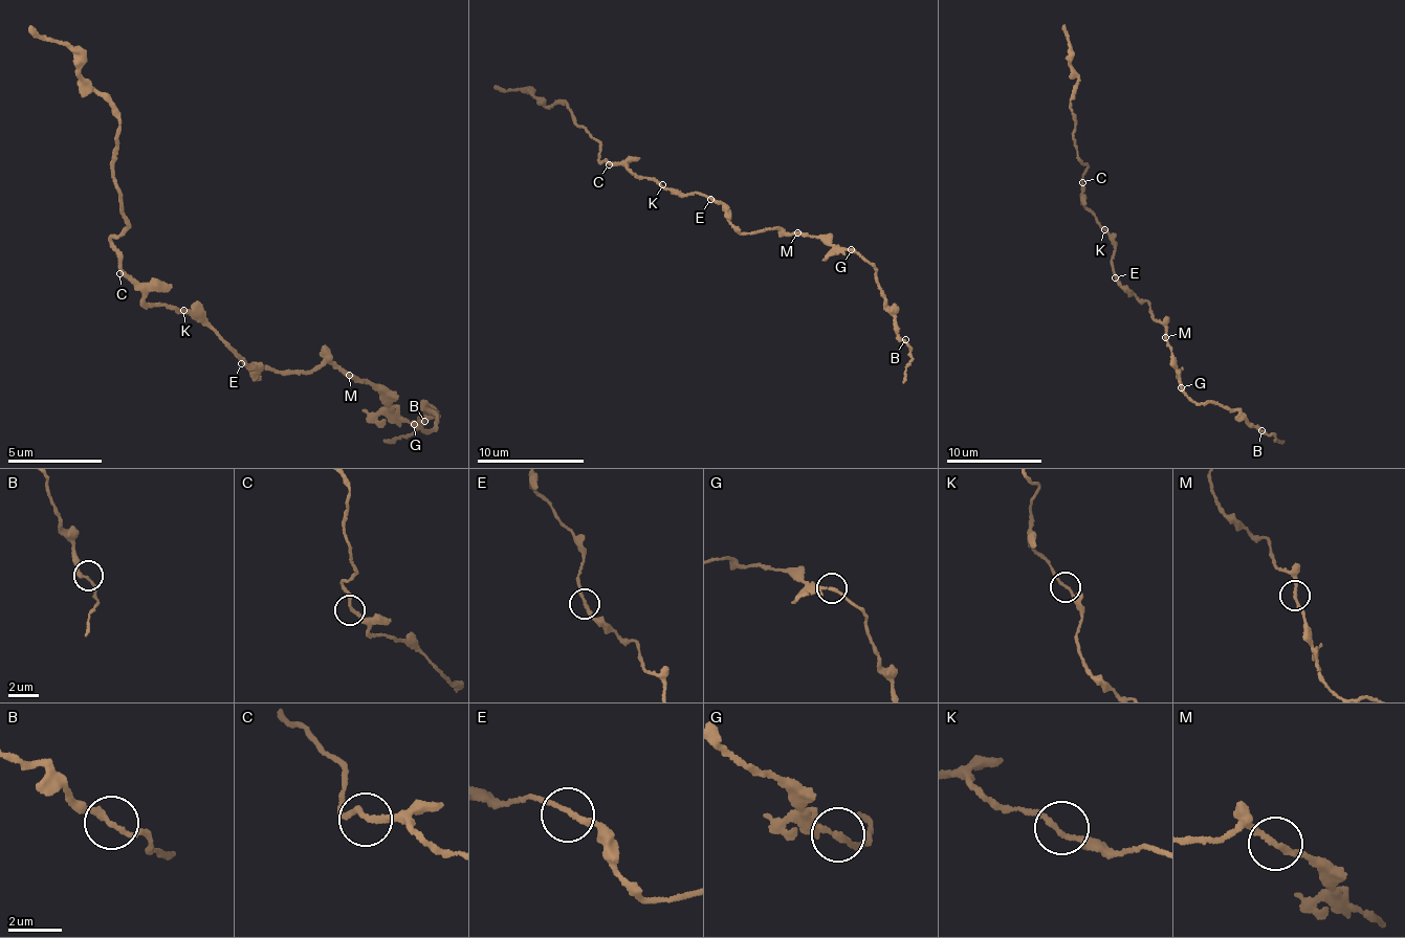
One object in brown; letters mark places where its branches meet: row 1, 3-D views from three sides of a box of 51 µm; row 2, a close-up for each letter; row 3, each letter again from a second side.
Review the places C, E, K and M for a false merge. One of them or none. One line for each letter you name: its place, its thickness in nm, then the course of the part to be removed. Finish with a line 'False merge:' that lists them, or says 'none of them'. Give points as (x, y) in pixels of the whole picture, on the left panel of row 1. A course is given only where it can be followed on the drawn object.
M: (349, 375) | 200 nm | (349, 375), (418, 427), (435, 424), (427, 407), (423, 406), (419, 423), (422, 419), (382, 442)
False merge: M

